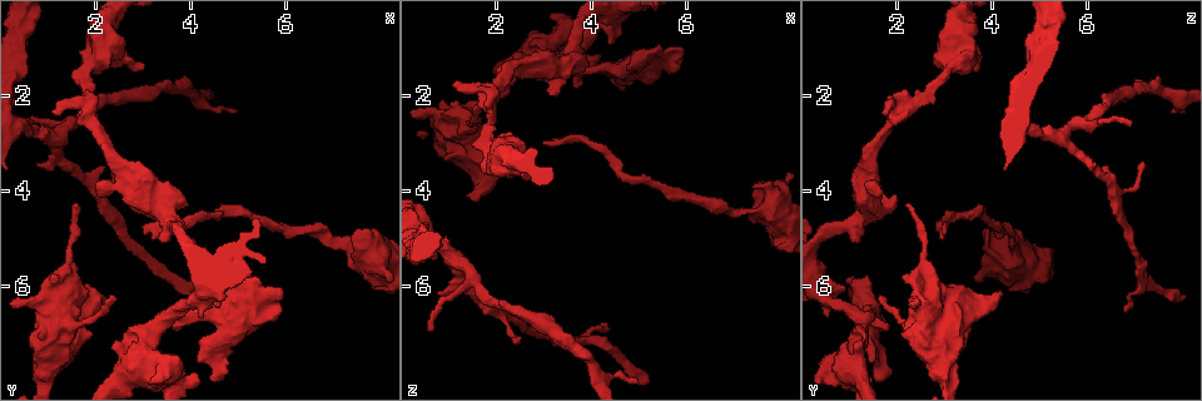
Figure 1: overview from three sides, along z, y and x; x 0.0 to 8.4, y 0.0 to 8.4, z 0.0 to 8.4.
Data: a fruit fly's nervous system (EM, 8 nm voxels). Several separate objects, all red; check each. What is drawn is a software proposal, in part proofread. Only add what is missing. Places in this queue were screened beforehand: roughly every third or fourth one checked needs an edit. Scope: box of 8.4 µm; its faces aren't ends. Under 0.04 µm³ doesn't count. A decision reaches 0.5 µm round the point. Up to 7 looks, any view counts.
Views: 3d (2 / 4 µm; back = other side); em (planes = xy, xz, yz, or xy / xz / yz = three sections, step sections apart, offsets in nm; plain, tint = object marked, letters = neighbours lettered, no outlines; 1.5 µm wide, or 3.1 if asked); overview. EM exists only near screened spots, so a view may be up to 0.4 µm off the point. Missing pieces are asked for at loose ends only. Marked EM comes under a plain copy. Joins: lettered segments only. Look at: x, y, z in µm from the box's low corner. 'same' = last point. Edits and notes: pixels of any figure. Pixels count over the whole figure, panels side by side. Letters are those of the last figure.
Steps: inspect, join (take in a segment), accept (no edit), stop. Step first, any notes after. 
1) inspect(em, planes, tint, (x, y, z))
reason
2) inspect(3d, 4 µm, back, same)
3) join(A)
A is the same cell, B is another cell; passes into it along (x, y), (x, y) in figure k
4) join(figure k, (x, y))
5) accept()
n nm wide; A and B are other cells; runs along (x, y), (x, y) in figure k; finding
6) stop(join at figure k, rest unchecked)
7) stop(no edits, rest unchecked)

inspect(3d, 2 µm, (1.50, 6.10, 4.20))
an open end

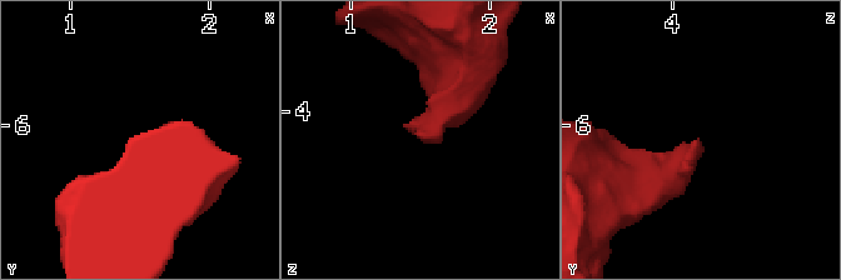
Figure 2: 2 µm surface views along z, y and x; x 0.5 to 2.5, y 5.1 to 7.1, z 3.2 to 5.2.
inspect(em, yz, step 4, letters, (1.50, 6.12, 4.20))

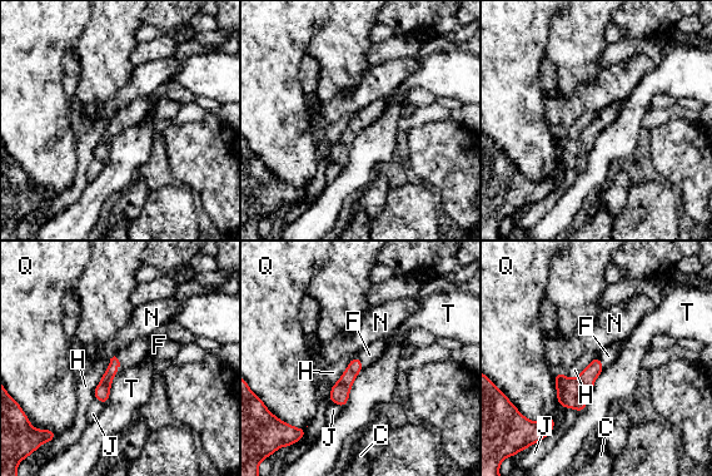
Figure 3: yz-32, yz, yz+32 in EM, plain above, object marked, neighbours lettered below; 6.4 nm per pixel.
inspect(em, planes, letters, same)
cut it another way

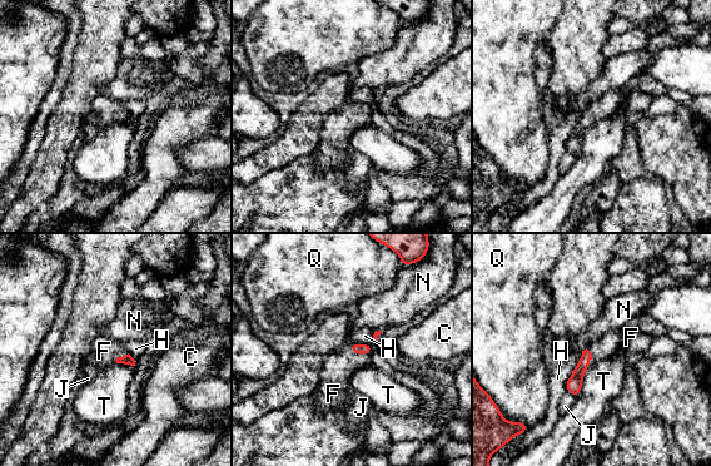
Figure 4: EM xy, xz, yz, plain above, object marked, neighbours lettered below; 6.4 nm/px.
join(F)
F is the same cell, C, H, J, N, Q and T are other cells; passes into it along (358, 348), (358, 353), (338, 367) in figure 4; the cell continues

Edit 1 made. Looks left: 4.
inspect(overview)

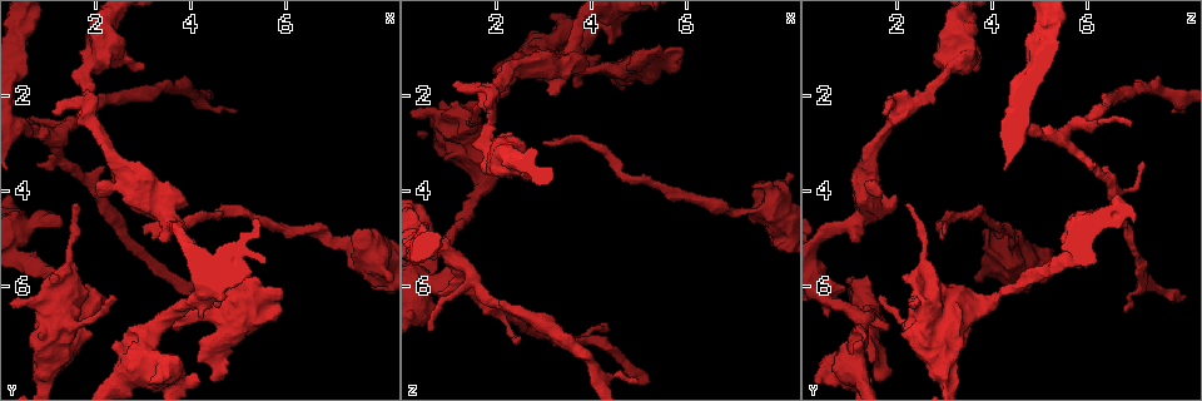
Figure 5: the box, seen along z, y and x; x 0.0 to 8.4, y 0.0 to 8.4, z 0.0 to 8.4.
inspect(em, planes, letters, (5.25, 6.25, 8.00))
an open end

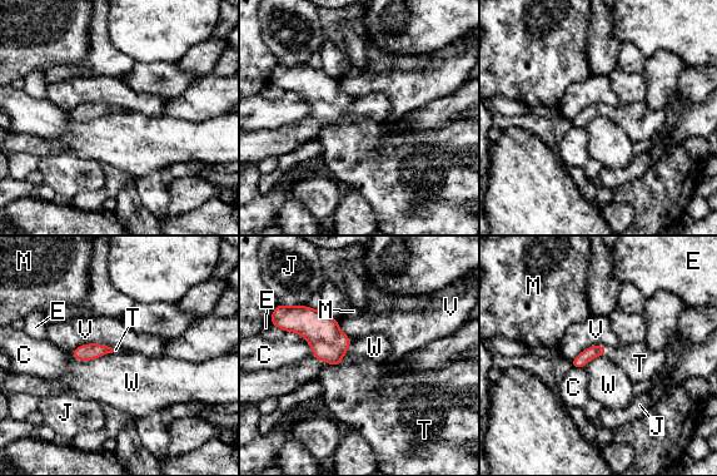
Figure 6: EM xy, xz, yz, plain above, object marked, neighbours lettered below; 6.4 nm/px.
join(T)
T is the same cell, C, E, J, M, V and W are other cells; the cell continues

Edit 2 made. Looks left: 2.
inspect(overview)
redraw

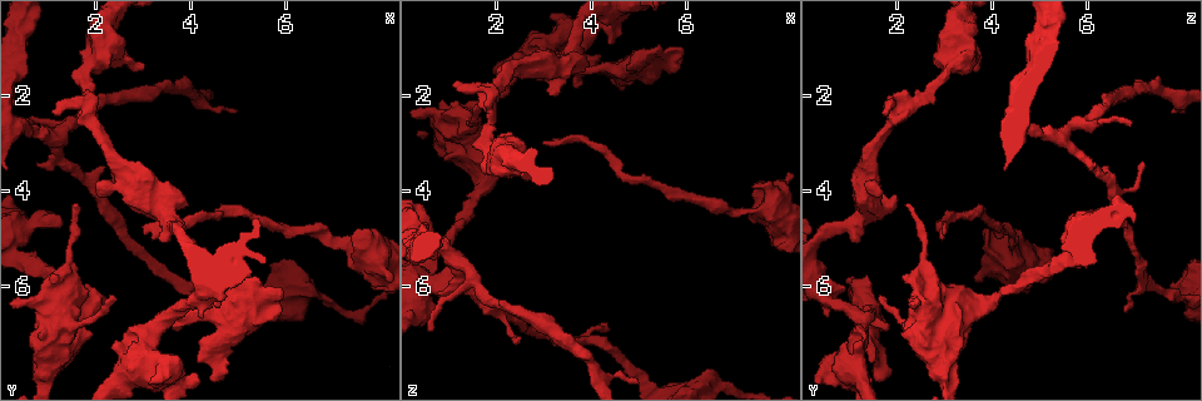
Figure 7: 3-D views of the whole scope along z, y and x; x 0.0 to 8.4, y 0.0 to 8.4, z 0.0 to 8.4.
inspect(em, planes, letters, (3.05, 1.45, 3.65))

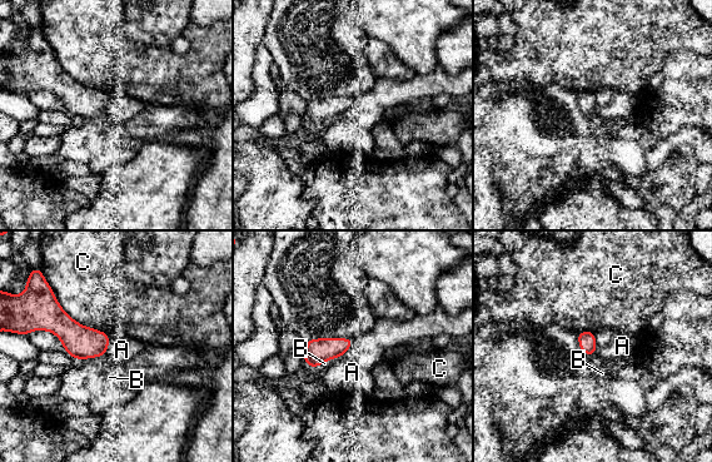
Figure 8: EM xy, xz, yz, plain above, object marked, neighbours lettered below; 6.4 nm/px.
accept()
A, B and C are other cells; border along (354, 339), (352, 346), (340, 357) in figure 8; no lettered segment goes on from it

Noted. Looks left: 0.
stop(join at figure 4, join at figure 6, rest unchecked)

